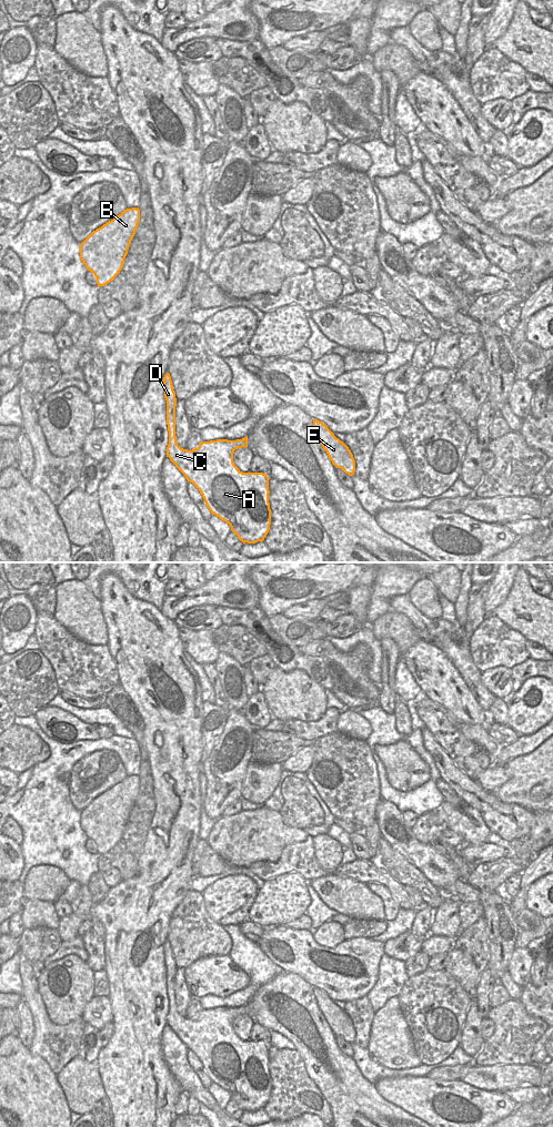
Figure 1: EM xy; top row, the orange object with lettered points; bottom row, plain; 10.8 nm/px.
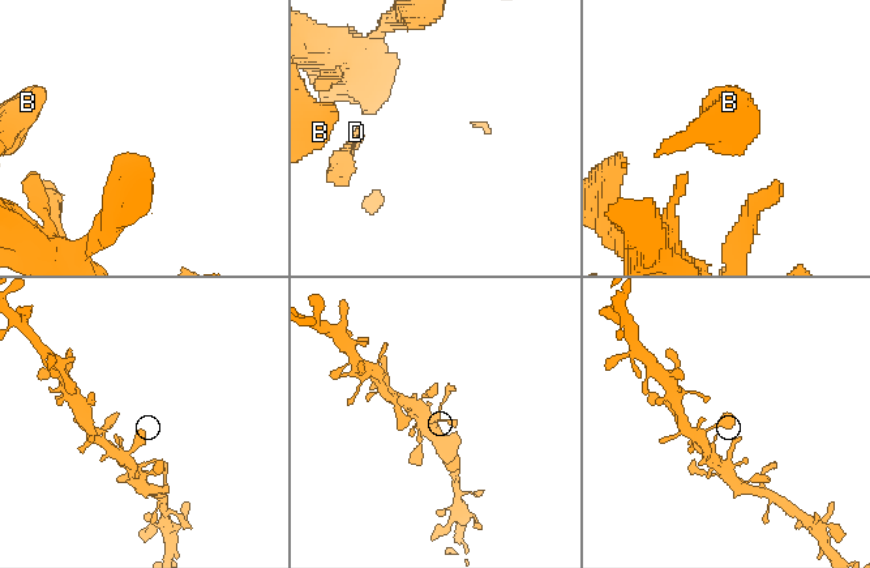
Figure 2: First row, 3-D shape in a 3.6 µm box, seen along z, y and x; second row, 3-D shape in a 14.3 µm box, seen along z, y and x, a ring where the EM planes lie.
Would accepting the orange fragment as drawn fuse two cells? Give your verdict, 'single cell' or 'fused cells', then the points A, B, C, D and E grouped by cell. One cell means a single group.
single cell; groups A B C D E

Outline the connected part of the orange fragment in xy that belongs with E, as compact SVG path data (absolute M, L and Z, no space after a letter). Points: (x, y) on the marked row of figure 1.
M313 419L313 426L318 434L319 441L332 464L336 468L341 468L349 476L353 476L355 471L355 460L349 447L336 438L322 422Z

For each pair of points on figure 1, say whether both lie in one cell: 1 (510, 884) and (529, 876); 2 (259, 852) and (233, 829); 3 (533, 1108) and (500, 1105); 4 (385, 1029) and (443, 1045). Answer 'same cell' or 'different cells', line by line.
1: different cells
2: same cell
3: different cells
4: different cells

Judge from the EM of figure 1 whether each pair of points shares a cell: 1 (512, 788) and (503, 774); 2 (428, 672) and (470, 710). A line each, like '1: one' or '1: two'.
1: two
2: one

